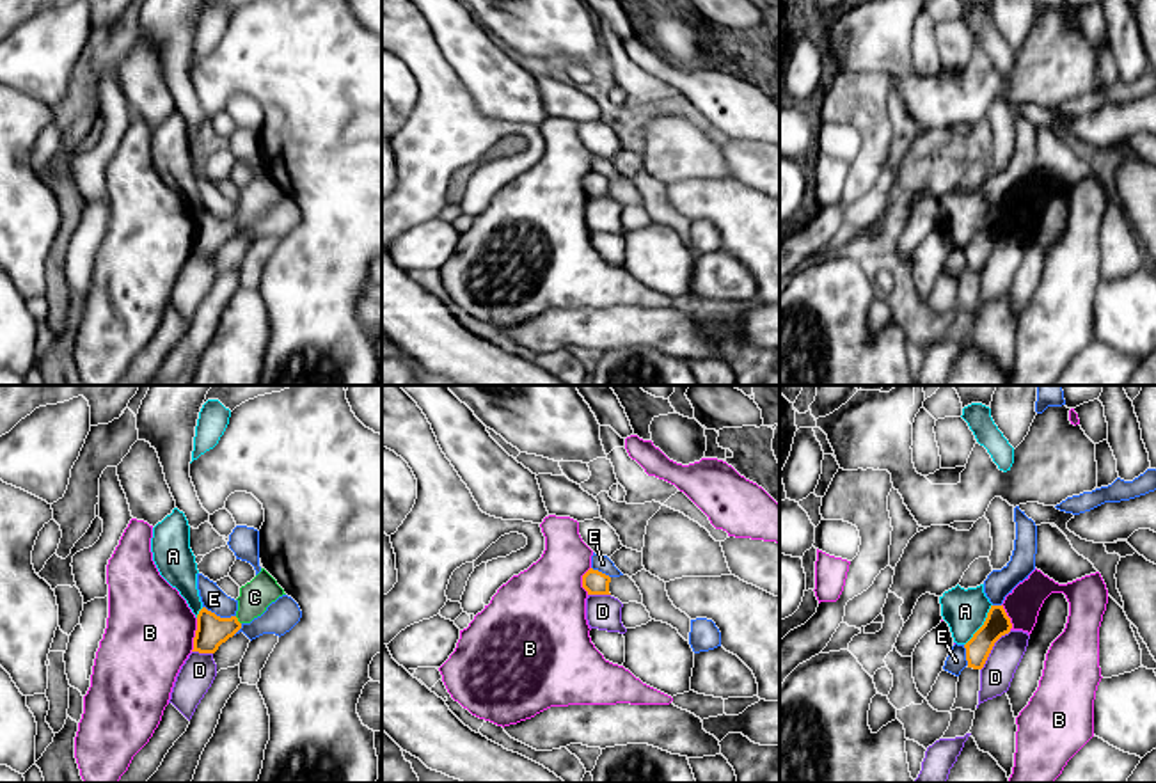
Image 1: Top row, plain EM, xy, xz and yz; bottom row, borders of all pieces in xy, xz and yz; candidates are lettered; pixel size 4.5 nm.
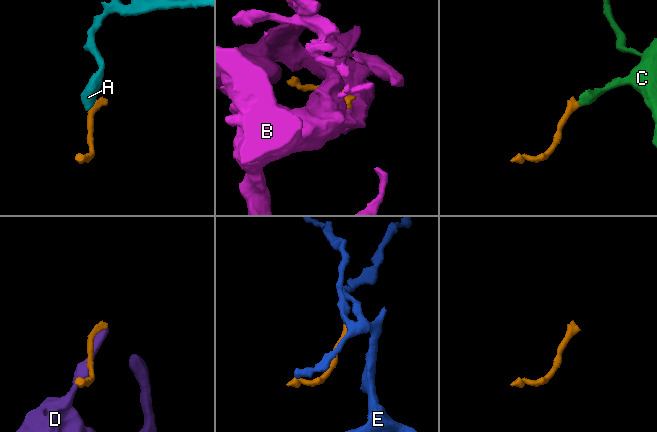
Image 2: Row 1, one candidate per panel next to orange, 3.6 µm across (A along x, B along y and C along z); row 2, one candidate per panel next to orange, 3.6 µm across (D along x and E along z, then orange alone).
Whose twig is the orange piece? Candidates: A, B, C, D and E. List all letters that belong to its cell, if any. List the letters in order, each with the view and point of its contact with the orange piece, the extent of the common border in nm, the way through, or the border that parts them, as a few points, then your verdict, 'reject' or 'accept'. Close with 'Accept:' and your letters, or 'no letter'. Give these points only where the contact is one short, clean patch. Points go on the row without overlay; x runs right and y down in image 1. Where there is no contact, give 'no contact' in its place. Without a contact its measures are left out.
A: yz (982, 228) | 220 nm | along yz (991, 206), (984, 226), (965, 247) | reject
B: xy (196, 237) | 160 nm | reject
C: xy (237, 222) | 50 nm | across xy (212, 233), (229, 229), (237, 222), (254, 199) | accept
D: yz (991, 251) | 240 nm | reject
E: xy (219, 219) | 160 nm | reject
Accept: C

